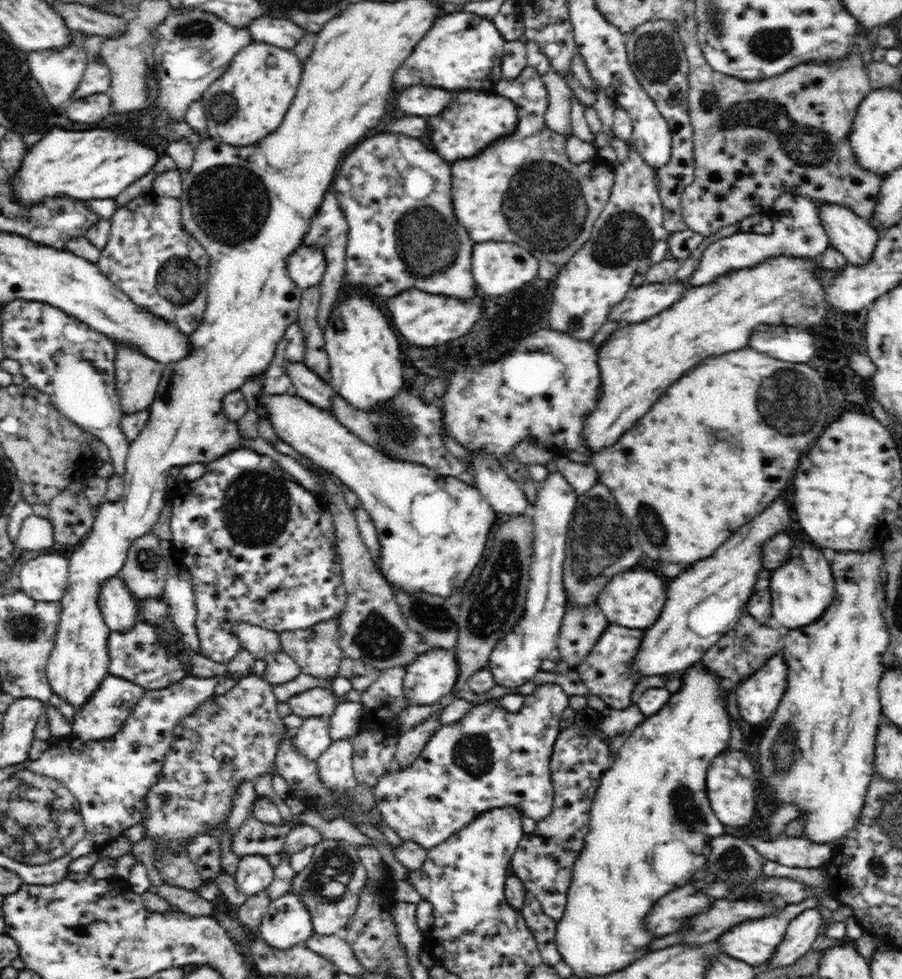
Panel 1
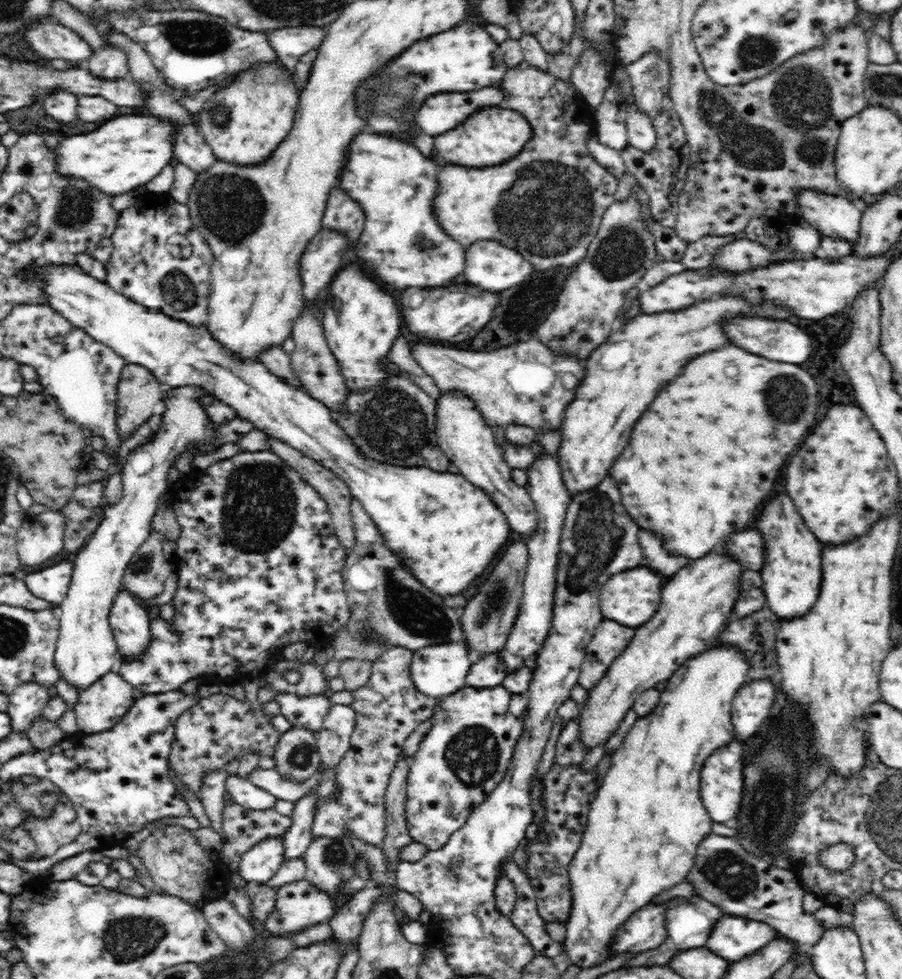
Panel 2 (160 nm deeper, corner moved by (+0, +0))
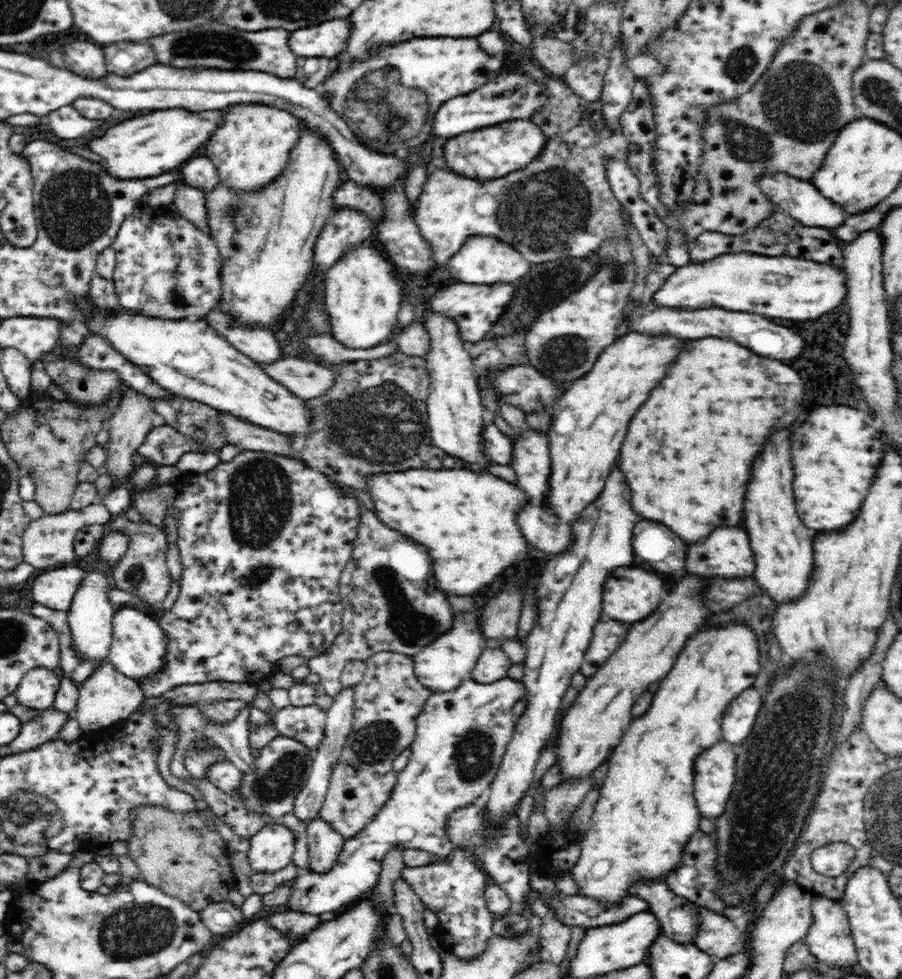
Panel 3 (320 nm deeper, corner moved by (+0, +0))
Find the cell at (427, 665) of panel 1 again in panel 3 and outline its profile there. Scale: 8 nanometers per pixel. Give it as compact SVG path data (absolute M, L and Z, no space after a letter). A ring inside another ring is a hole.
M468 612L463 616L454 616L452 629L443 637L423 648L422 652L413 656L414 673L418 681L434 693L454 690L465 681L471 680L472 672L478 657L482 655L484 636L478 624L478 616Z

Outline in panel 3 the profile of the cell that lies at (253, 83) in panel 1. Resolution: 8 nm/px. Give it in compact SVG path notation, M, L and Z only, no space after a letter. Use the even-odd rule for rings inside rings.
M261 103L229 105L224 126L210 138L203 153L214 164L218 182L233 191L254 192L282 174L290 151L300 139L299 119L291 111Z

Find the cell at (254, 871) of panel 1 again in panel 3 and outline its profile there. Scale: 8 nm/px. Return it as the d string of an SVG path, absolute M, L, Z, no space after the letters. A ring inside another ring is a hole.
M264 824L250 838L248 860L256 873L271 873L292 862L295 836L284 824Z

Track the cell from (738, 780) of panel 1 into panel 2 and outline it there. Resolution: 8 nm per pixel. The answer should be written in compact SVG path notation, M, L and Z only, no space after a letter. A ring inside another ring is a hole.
M730 742L728 746L717 749L716 754L712 754L708 758L708 762L704 762L704 770L702 770L702 778L700 778L700 794L702 794L704 806L706 806L708 814L712 816L713 822L727 824L738 816L742 788L744 788L742 768L744 768L744 752L738 742Z

